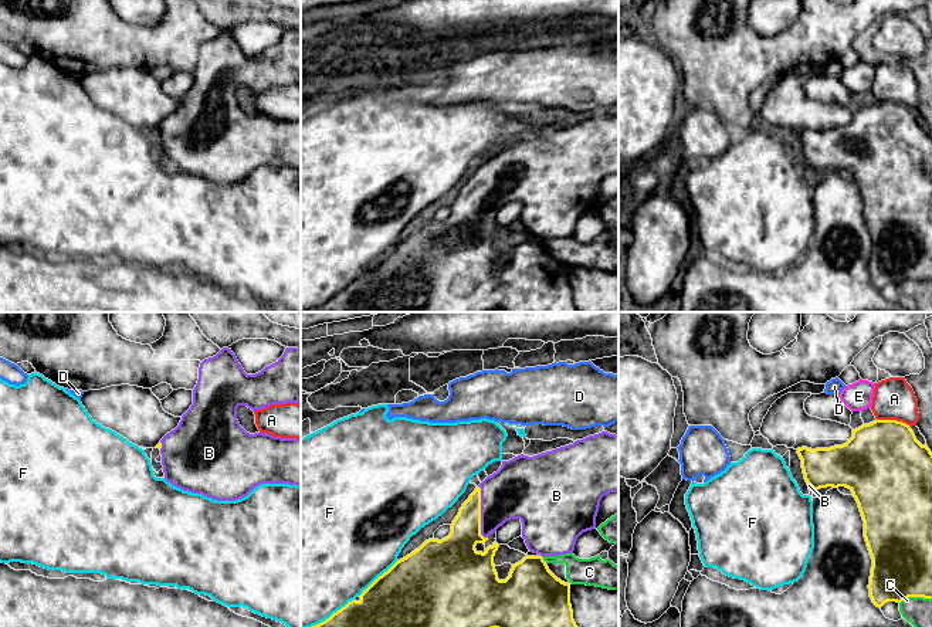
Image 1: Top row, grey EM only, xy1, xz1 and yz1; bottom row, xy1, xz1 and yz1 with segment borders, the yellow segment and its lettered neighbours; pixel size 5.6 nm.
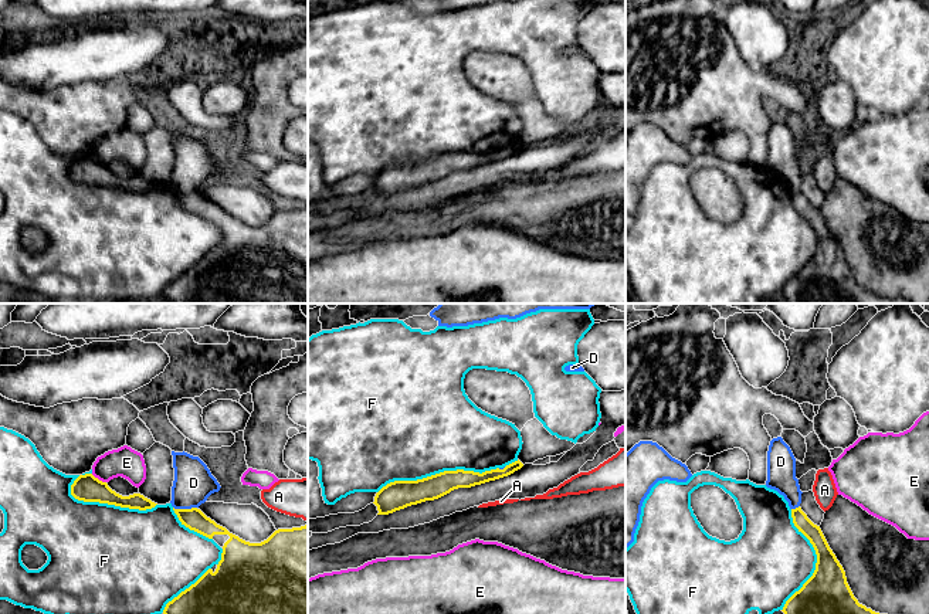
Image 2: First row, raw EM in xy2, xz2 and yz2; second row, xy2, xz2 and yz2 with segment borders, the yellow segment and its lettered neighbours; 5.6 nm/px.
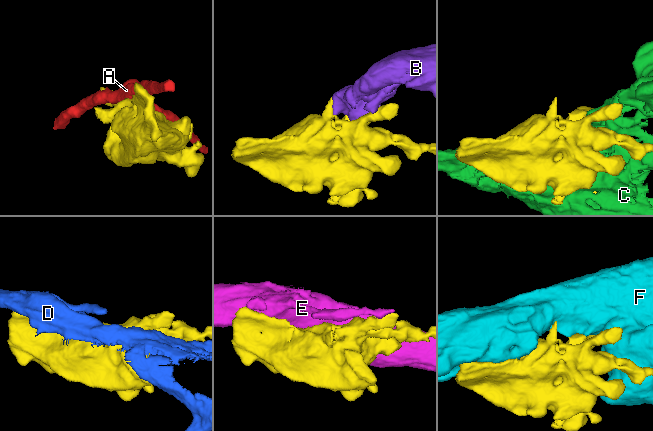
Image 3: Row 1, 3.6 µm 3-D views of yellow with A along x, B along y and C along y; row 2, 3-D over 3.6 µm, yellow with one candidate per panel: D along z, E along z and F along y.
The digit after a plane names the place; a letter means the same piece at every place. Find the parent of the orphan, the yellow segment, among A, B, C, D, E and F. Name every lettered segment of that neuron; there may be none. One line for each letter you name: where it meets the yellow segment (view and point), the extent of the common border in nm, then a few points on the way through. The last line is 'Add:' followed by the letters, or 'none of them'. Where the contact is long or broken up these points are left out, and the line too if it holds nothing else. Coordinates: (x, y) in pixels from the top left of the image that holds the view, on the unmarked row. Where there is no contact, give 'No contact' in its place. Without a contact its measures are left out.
B: Touches yellow at xz1 (480, 195). Shared border 300 nm
Add: B

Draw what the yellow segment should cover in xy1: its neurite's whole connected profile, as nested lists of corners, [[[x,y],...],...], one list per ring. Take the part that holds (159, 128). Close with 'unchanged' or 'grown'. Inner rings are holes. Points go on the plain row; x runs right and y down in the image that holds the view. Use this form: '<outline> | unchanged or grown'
[[[223,30],[200,45],[193,87],[182,98],[179,108],[156,128],[162,136],[165,162],[183,173],[216,183],[241,182],[261,166],[301,169],[301,122],[267,115],[250,116],[237,102],[240,88],[255,94],[271,87],[299,84],[301,31],[287,30],[275,45],[255,57],[247,57],[231,31]]] | grown

